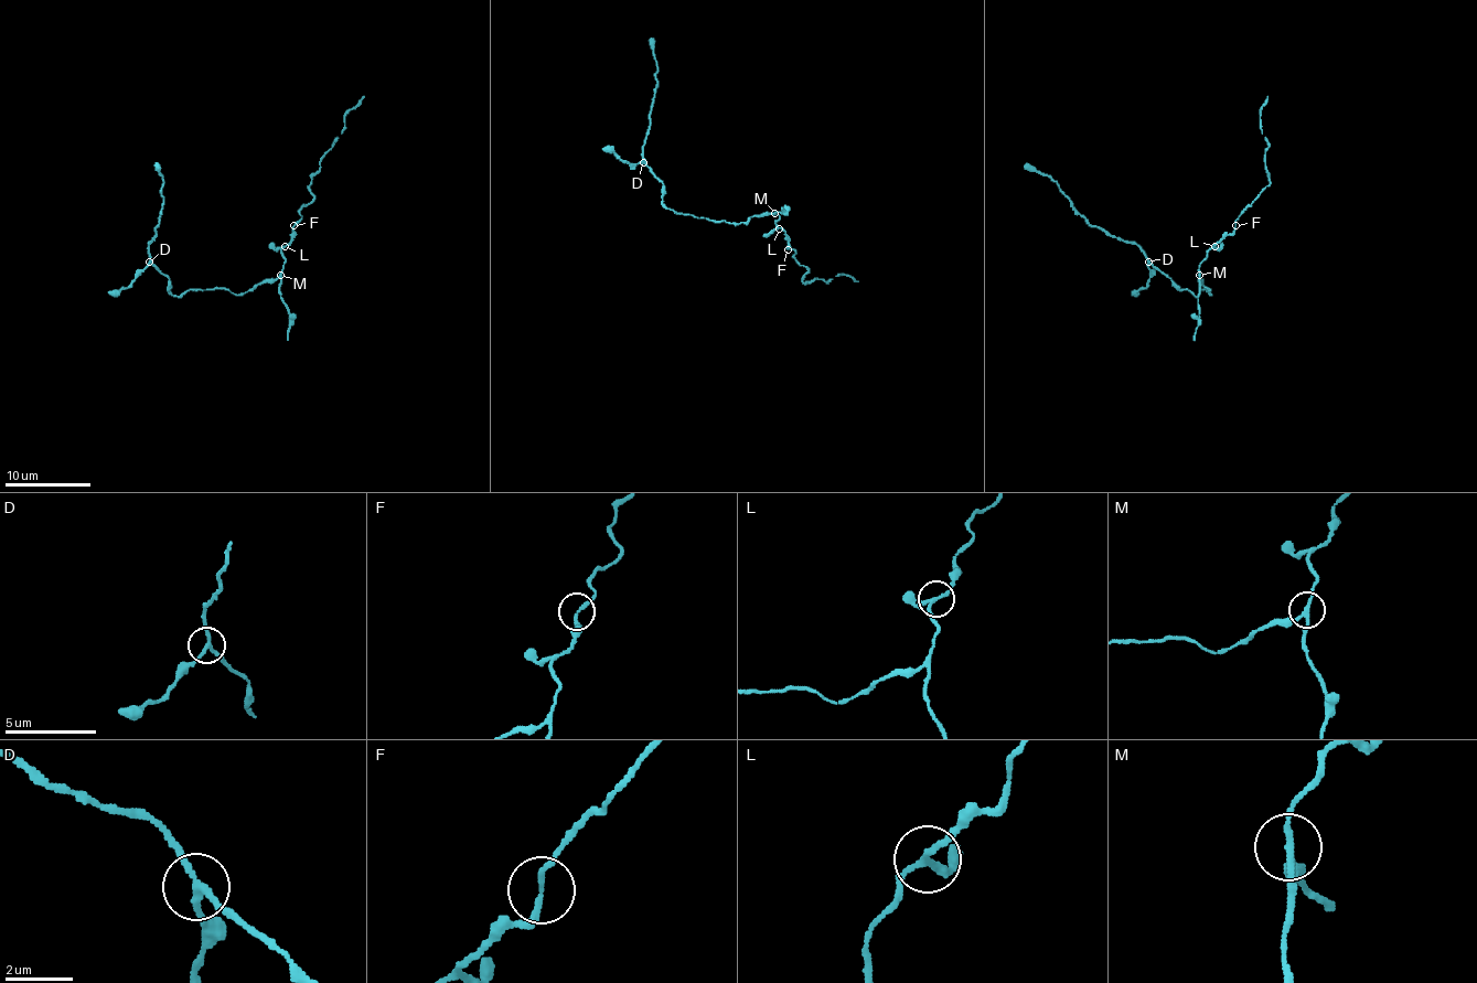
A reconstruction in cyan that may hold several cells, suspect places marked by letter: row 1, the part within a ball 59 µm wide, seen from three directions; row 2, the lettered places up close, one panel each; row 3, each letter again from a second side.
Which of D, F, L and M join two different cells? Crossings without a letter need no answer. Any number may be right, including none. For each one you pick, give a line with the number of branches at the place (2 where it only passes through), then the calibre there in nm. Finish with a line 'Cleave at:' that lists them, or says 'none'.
M: branches 3; calibre 180 nm
Cleave at: M

